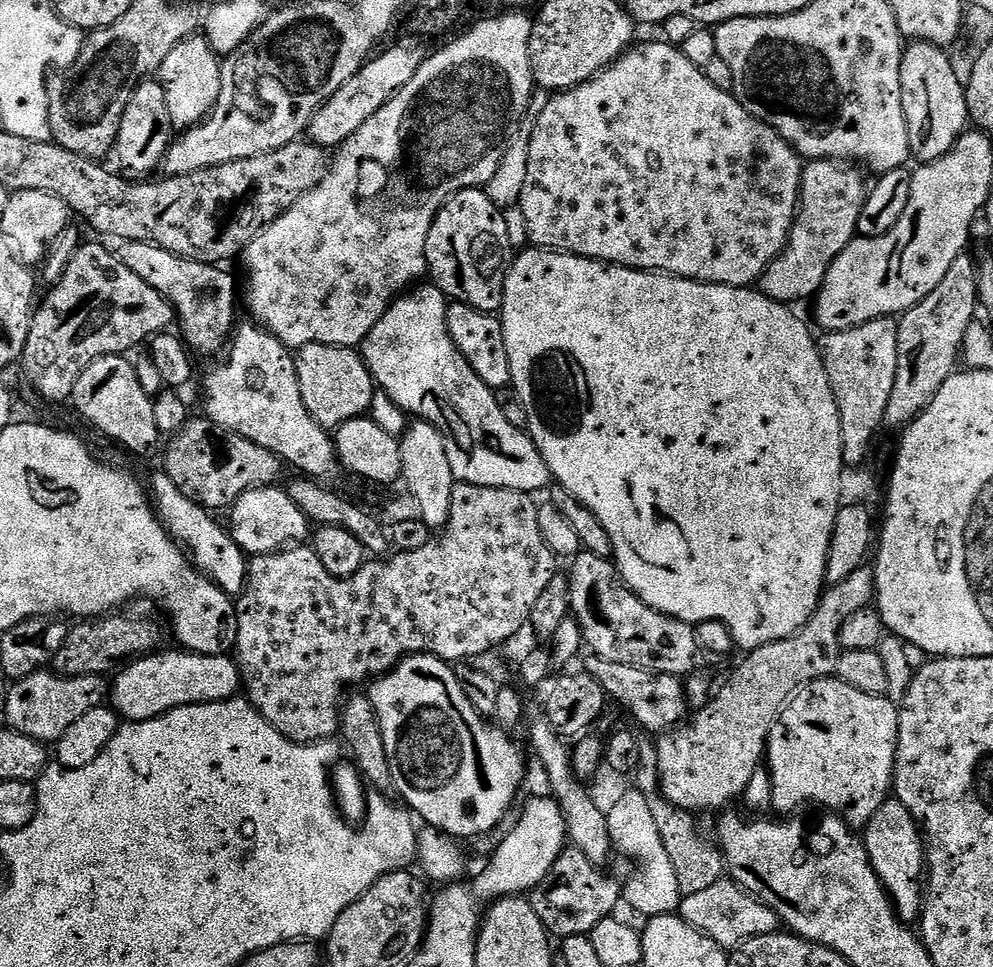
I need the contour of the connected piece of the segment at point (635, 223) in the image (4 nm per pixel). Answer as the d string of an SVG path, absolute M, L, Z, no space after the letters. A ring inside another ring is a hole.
M637 43L594 78L567 88L565 92L555 93L552 101L537 114L532 137L526 141L528 173L518 203L518 211L524 215L524 228L532 239L529 241L537 248L547 248L549 252L585 256L601 260L604 264L616 264L619 268L636 268L639 272L681 276L687 280L698 280L701 284L721 284L731 288L755 285L770 262L774 262L774 258L778 258L788 245L788 235L796 221L800 203L802 158L773 128L751 116L731 92L718 90L703 68L694 66L694 62L690 62L677 45L659 43Z

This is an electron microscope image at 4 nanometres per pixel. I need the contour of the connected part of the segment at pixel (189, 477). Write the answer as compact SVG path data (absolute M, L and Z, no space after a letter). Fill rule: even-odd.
M189 418L182 430L167 441L162 470L198 506L209 510L231 509L242 494L255 488L271 488L277 483L282 469L280 457L270 450L218 426L207 418Z

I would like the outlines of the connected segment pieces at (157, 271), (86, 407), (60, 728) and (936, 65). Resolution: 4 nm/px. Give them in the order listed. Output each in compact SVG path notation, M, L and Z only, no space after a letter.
M124 242L119 248L118 255L122 266L134 270L134 274L138 274L142 282L154 286L158 294L162 294L171 302L178 328L180 324L179 335L188 345L189 353L197 357L219 357L229 347L238 324L236 284L230 273L223 272L225 269L215 264L187 260L178 254L170 254L170 250L162 250L162 246L146 242Z
M127 355L103 356L98 358L78 378L78 382L72 391L71 407L76 407L76 412L88 424L93 424L104 436L109 436L116 444L129 448L136 456L148 456L156 447L162 444L162 437L158 430L158 422L154 422L153 397L142 390L142 382L138 382L135 363Z
M52 670L35 672L9 687L2 716L8 719L7 727L11 731L21 732L31 740L52 746L58 738L62 738L62 734L66 734L68 727L78 722L78 718L82 718L89 710L101 707L109 692L109 685L103 676L70 678L58 676Z
M921 40L909 43L904 49L900 67L902 110L912 156L920 162L942 158L959 142L970 124L964 93L966 84L956 73L948 54L938 45Z

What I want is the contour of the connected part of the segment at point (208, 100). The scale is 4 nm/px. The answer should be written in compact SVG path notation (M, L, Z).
M200 34L178 42L178 46L170 50L166 62L162 62L158 79L166 94L166 110L170 110L173 129L195 128L212 113L212 108L218 102L218 94L222 90L221 63L221 57L217 56L207 39Z

